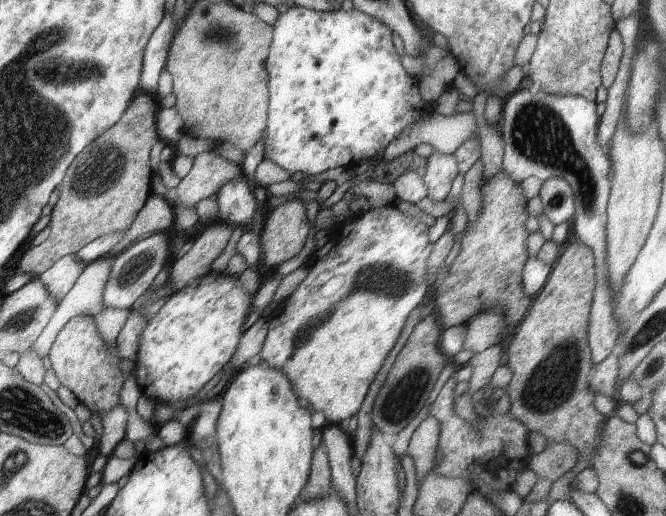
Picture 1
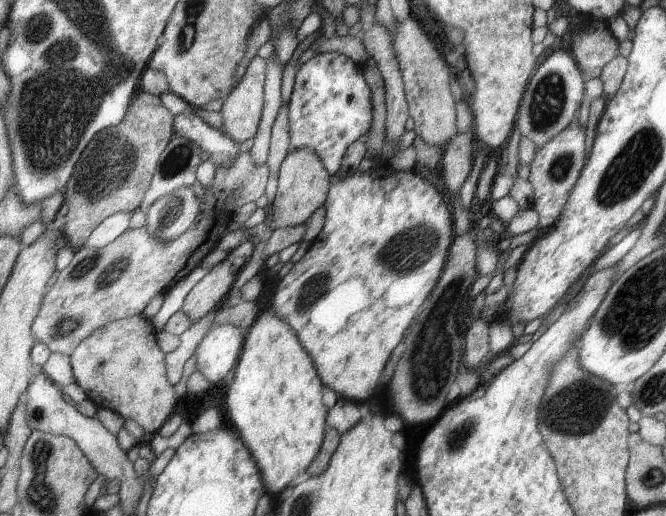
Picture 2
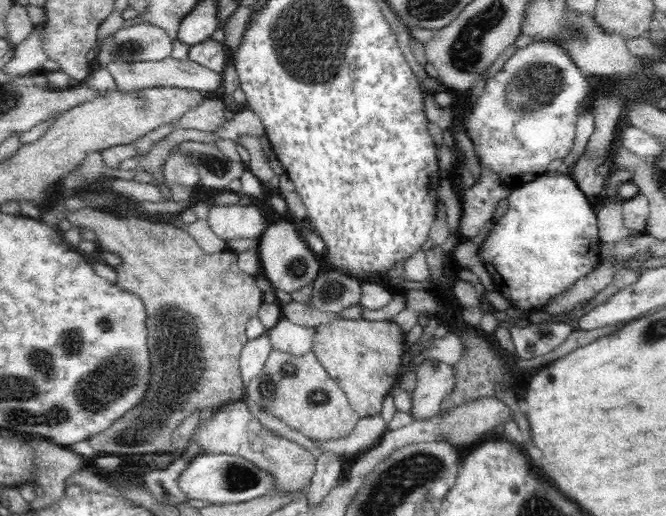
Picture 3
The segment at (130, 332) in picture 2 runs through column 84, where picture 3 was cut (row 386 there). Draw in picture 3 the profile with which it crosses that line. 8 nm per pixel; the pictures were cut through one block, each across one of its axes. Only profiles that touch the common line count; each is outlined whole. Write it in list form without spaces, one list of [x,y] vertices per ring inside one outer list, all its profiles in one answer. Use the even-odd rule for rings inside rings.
[[[342,317],[322,322],[314,329],[311,350],[318,355],[328,375],[346,391],[352,409],[362,418],[380,413],[384,395],[403,374],[400,353],[401,344],[406,342],[405,332],[393,320],[368,322]]]

